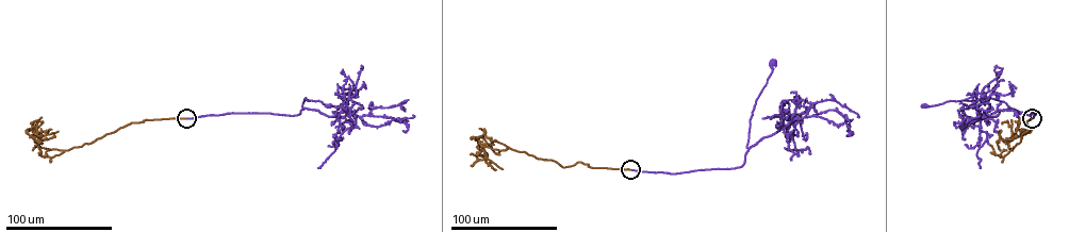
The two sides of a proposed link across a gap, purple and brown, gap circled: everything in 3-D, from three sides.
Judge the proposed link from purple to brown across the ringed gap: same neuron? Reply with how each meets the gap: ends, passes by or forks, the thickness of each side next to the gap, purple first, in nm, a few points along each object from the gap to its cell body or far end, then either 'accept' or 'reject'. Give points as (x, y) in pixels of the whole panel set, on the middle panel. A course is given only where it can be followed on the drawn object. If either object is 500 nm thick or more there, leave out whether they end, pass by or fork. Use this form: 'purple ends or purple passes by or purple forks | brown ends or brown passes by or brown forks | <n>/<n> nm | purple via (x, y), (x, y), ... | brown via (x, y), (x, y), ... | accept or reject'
purple ends | brown ends | 180/240 nm | purple via (630, 169), (675, 174), (740, 167), (749, 148), (752, 112), (772, 71), (773, 62) | brown via (630, 169), (591, 168), (577, 162), (562, 167), (525, 152), (481, 147), (487, 159), (503, 169) | accept

